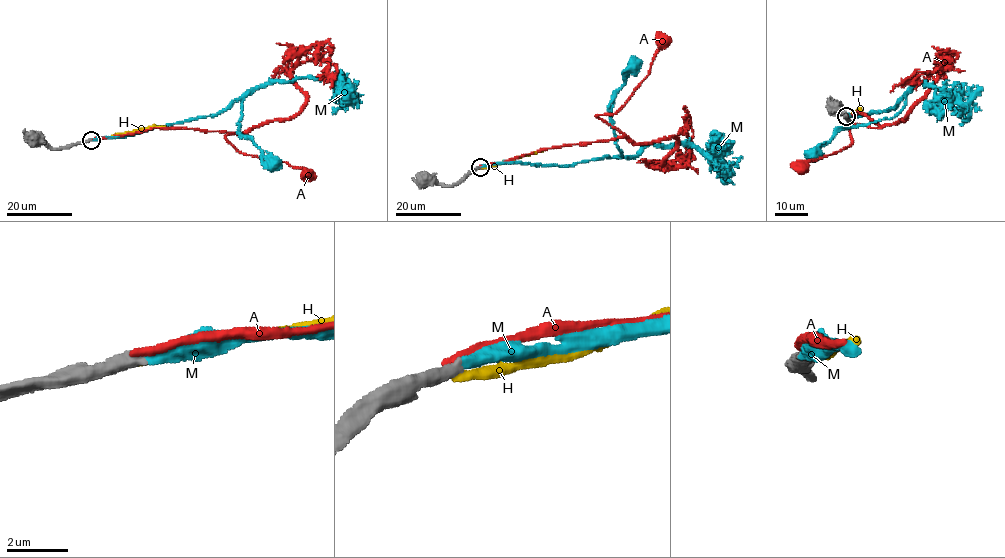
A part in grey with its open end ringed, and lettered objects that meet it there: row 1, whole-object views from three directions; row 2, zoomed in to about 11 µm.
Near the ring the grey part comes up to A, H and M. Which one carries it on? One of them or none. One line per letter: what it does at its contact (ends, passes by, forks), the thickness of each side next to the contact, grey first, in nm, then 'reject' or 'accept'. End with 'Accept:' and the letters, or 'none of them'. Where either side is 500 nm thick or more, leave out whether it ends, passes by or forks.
A: it ends; calibres 480 and 240 nm; reject
H: it ends; calibres 480 and 280 nm; reject
M: it ends; calibres 420 and 420 nm; accept
Accept: M

